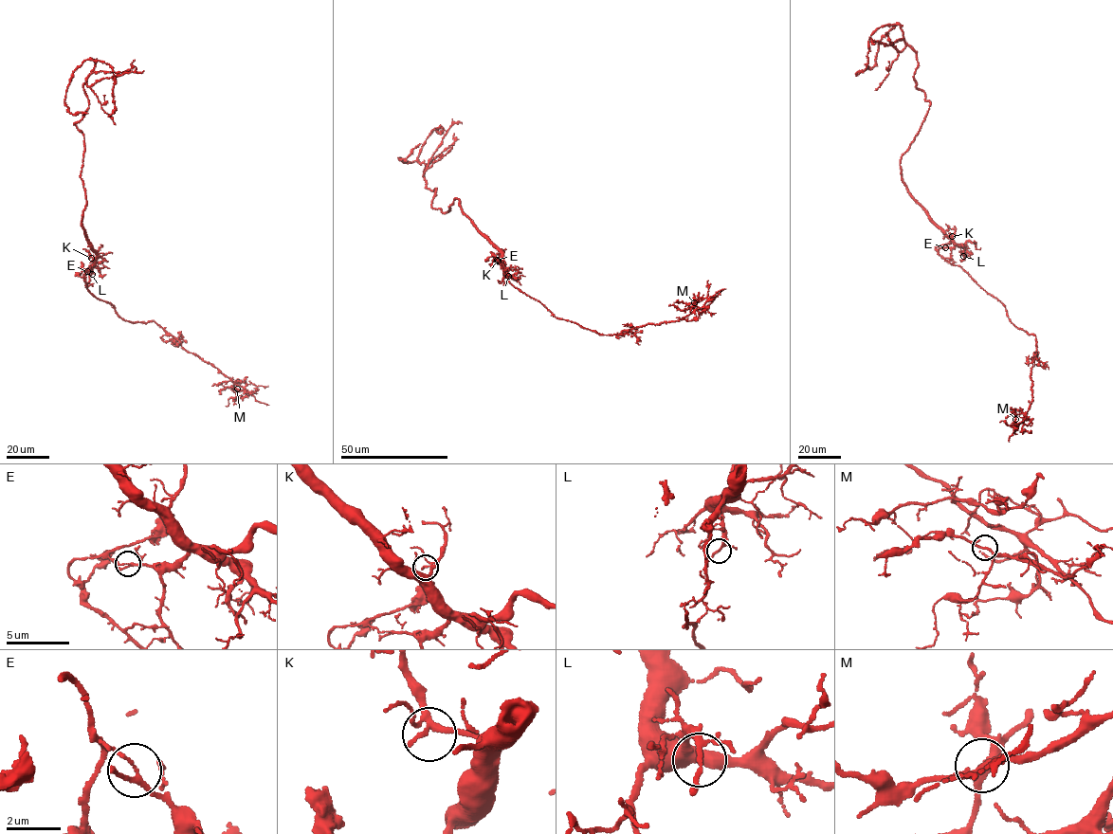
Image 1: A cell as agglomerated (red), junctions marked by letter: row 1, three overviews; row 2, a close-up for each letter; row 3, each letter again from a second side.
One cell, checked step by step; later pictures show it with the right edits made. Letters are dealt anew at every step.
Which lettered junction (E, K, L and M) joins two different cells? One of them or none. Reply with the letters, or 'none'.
E

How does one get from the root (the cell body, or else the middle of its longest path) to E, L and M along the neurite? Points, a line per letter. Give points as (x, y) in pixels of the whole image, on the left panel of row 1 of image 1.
E: (95, 250), (95, 262), (87, 271)
L: (95, 250), (97, 256), (92, 274)
M: (95, 250), (85, 286), (91, 294), (110, 303), (124, 319), (155, 321), (184, 349), (249, 393), (237, 389)

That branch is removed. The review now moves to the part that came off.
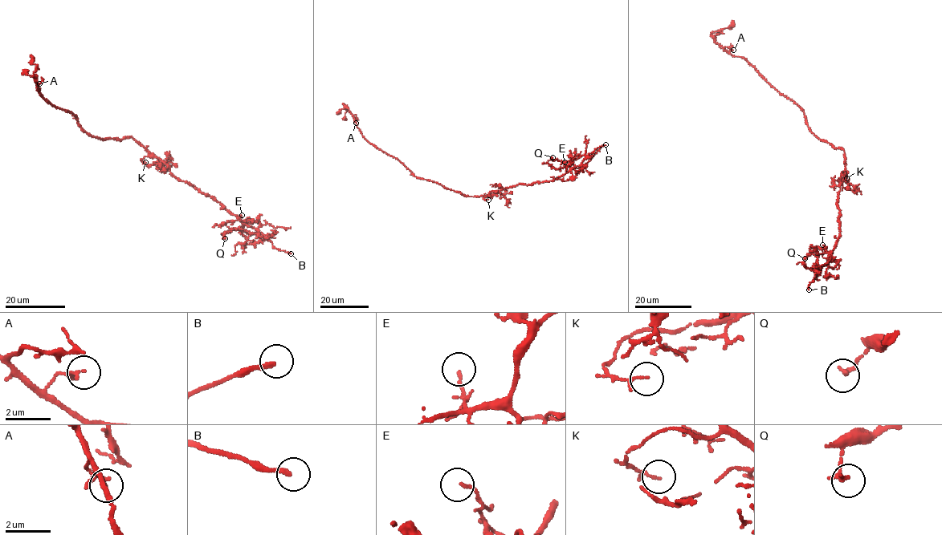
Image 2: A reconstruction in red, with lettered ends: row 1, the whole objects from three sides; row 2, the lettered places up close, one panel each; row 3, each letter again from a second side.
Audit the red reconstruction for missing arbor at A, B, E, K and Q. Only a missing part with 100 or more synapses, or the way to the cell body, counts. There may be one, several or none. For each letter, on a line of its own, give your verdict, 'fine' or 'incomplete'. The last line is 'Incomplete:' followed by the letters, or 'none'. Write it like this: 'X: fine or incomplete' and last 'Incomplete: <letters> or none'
A: fine
B: incomplete
E: fine
K: fine
Q: fine
Incomplete: B

